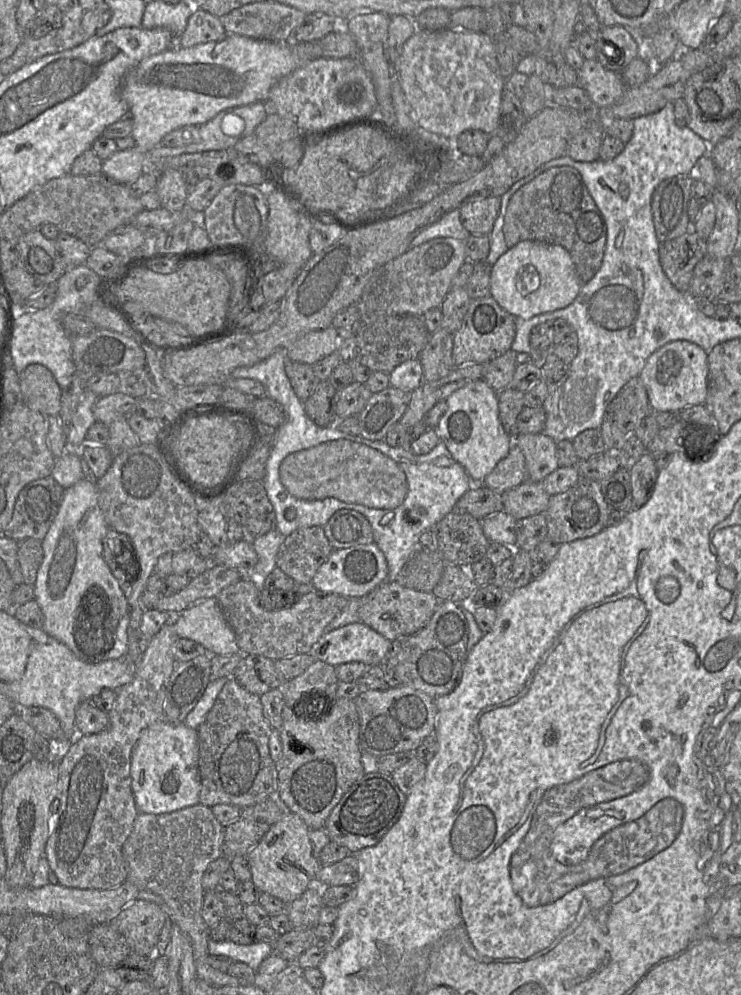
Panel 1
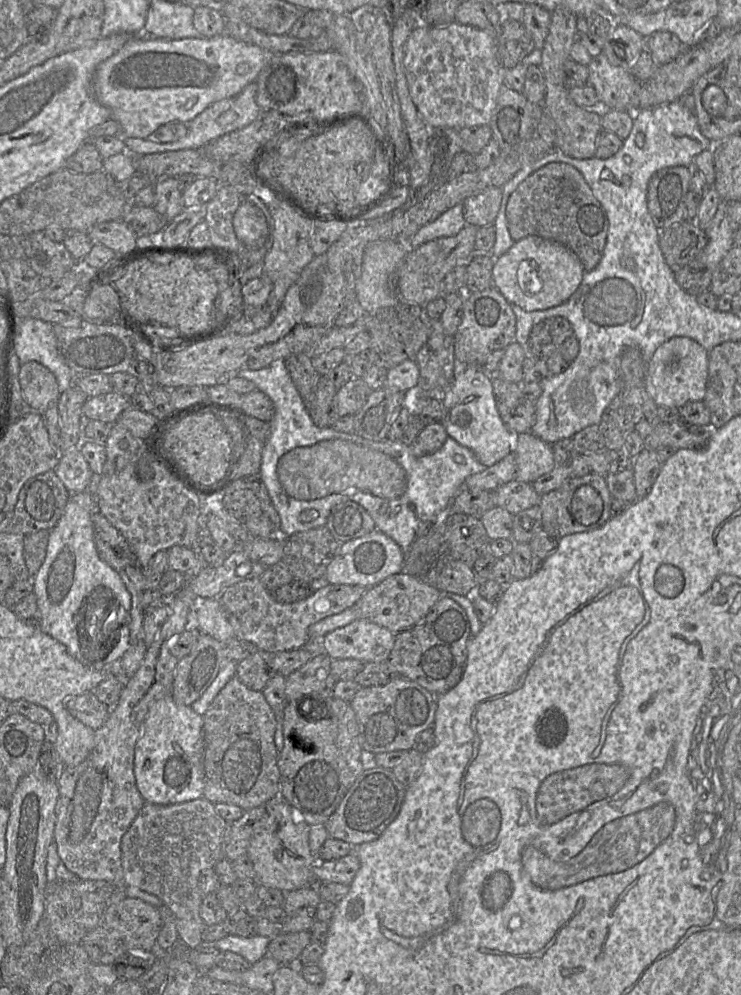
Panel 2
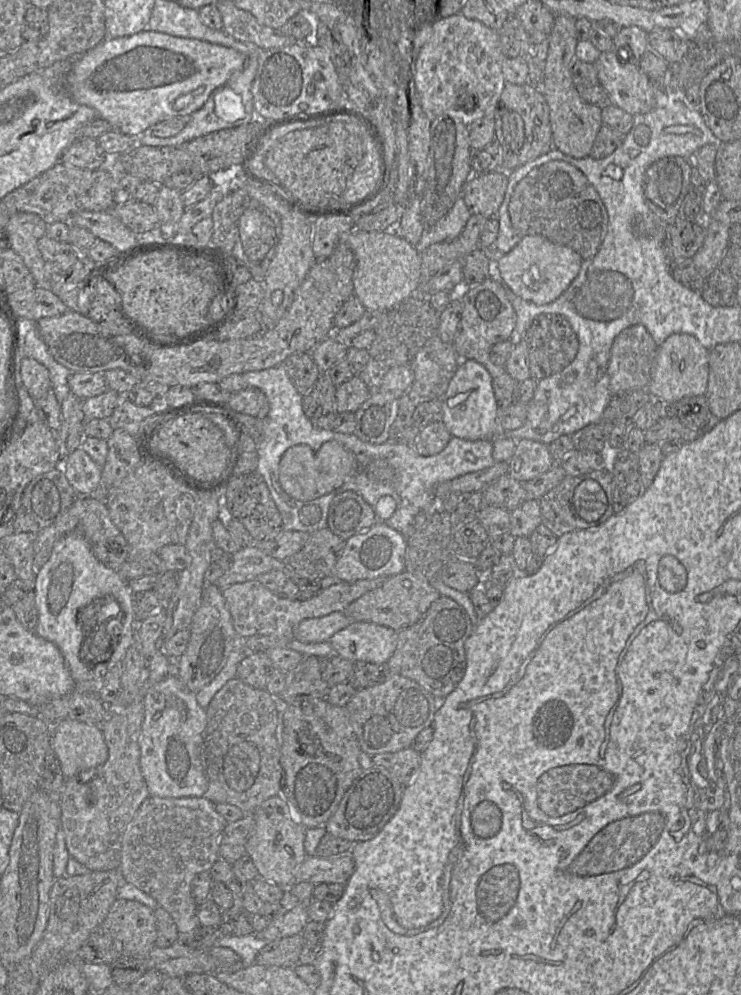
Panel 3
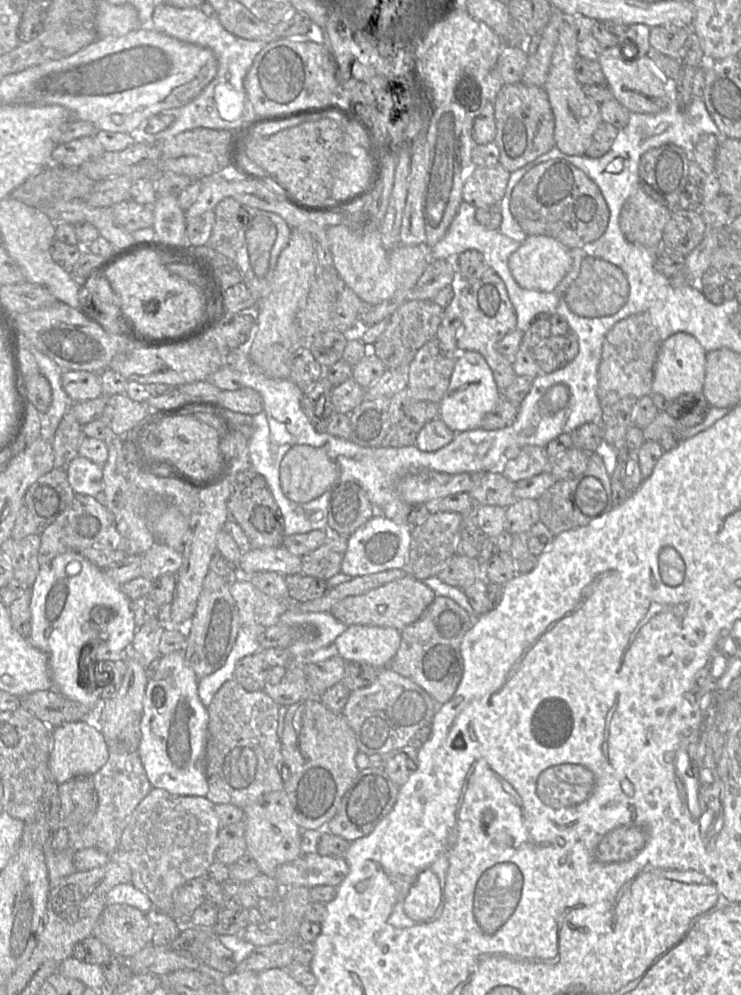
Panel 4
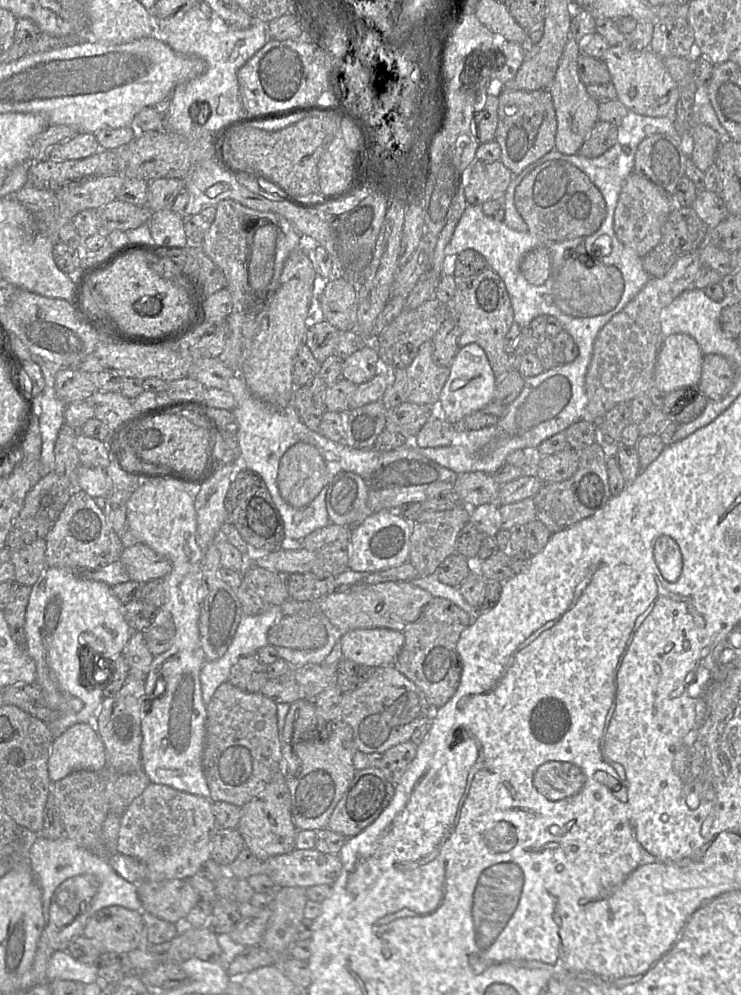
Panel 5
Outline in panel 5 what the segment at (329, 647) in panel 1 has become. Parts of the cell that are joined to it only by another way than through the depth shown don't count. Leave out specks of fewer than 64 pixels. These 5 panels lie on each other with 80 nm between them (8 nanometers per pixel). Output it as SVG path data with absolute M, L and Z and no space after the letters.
M361 628L340 638L343 658L372 668L393 665L404 644L402 631L388 628Z

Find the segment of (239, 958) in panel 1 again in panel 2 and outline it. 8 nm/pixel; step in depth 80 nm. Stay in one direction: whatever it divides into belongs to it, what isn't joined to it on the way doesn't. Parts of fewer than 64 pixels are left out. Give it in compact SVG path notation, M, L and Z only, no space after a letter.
M228 934L214 943L220 952L231 951L241 955L251 965L261 960L267 954L270 938L253 935L247 938Z

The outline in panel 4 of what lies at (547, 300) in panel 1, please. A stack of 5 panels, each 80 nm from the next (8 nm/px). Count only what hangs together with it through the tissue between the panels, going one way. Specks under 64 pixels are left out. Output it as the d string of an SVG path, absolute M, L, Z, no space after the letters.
M544 235L527 236L508 259L508 267L516 283L524 289L538 292L553 291L571 266L570 249L556 239Z

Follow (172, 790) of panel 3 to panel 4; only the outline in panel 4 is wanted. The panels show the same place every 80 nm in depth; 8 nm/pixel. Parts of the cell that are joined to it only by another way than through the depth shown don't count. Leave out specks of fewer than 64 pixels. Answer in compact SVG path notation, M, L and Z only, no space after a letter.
M183 650L160 656L147 670L138 749L146 776L152 788L166 790L175 796L206 797L205 753L209 715L198 695L199 680L187 665Z

